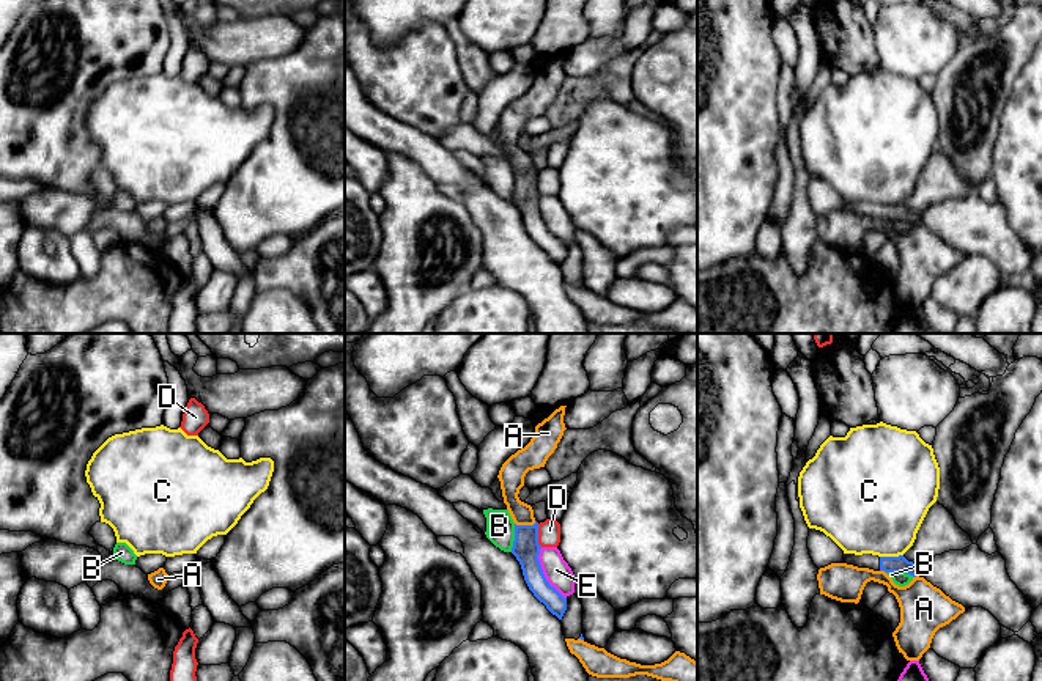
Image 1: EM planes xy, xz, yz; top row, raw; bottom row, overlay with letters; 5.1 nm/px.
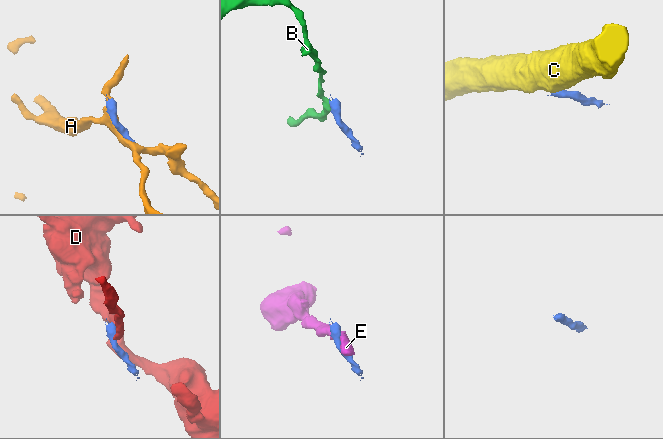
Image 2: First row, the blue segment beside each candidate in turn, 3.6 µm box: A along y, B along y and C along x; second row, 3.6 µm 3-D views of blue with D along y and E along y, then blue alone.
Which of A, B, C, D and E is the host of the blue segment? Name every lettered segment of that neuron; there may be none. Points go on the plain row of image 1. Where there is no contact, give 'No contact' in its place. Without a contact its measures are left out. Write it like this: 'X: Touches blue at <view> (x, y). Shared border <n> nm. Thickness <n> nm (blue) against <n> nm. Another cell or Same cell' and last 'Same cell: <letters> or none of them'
A: Touches blue at xz (524, 173). Shared border 110 nm. Thickness 140 nm (blue) against 130 nm. Another cell
B: Touches blue at xz (515, 186). Shared border 150 nm. Thickness 140 nm (blue) against 140 nm. Another cell
C: Touches blue at yz (891, 205). Shared border 120 nm. Thickness 80 nm (blue) against 460 nm. Another cell
D: Touches blue at xz (537, 183). Shared border 120 nm. Thickness 140 nm (blue) against 110 nm. Another cell
E: Touches blue at xz (543, 222). Shared border 300 nm. Thickness 140 nm (blue) against 140 nm. Another cell
Same cell: none of them

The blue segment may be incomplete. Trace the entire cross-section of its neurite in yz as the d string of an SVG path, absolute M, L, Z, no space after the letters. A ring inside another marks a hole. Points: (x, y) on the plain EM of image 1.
M844 201L844 208L847 212L853 212L858 215L869 215L874 219L885 219L885 220L905 220L913 225L919 223L921 211L908 209L903 203L899 204L878 204L872 201Z

